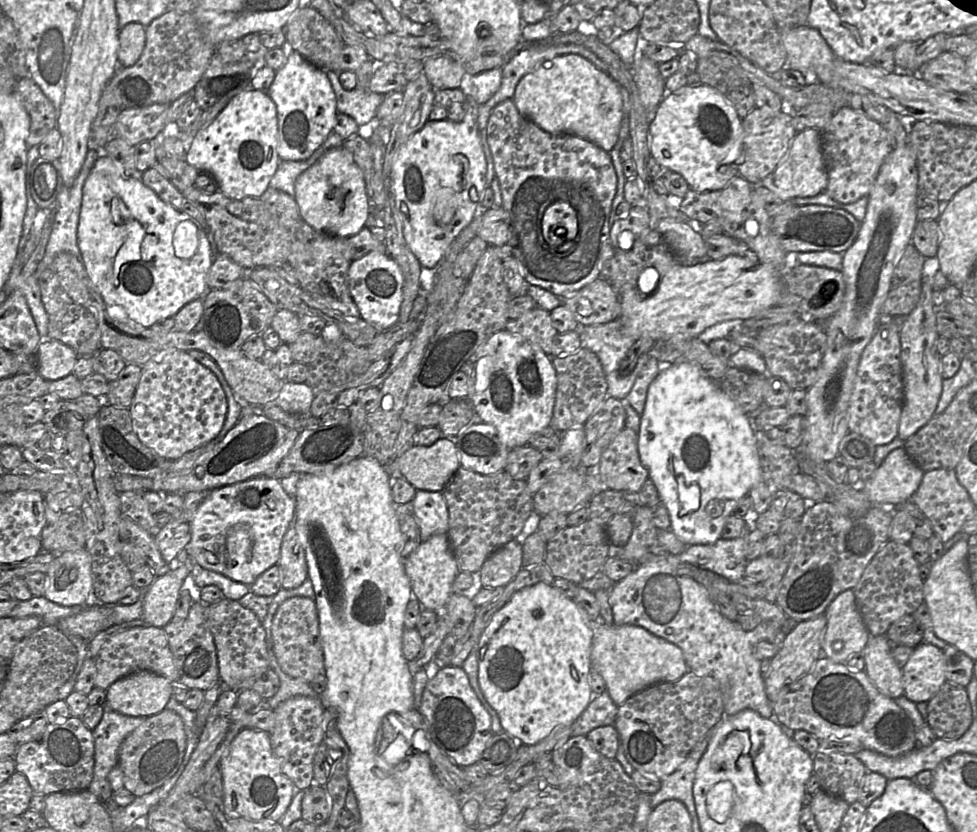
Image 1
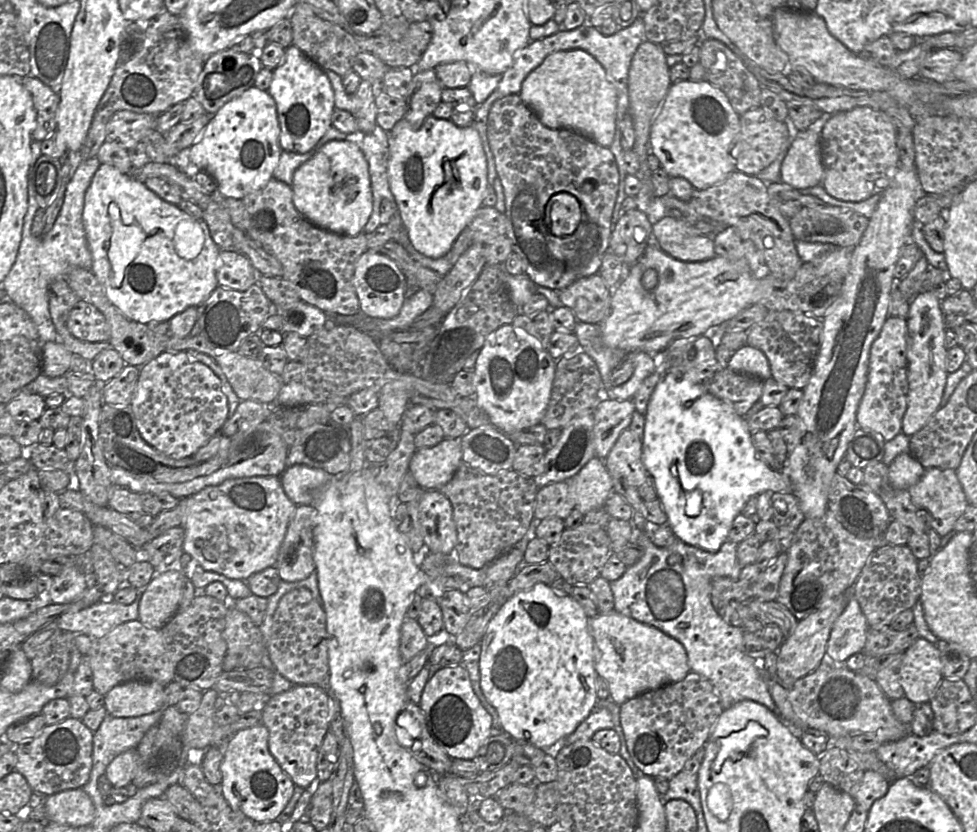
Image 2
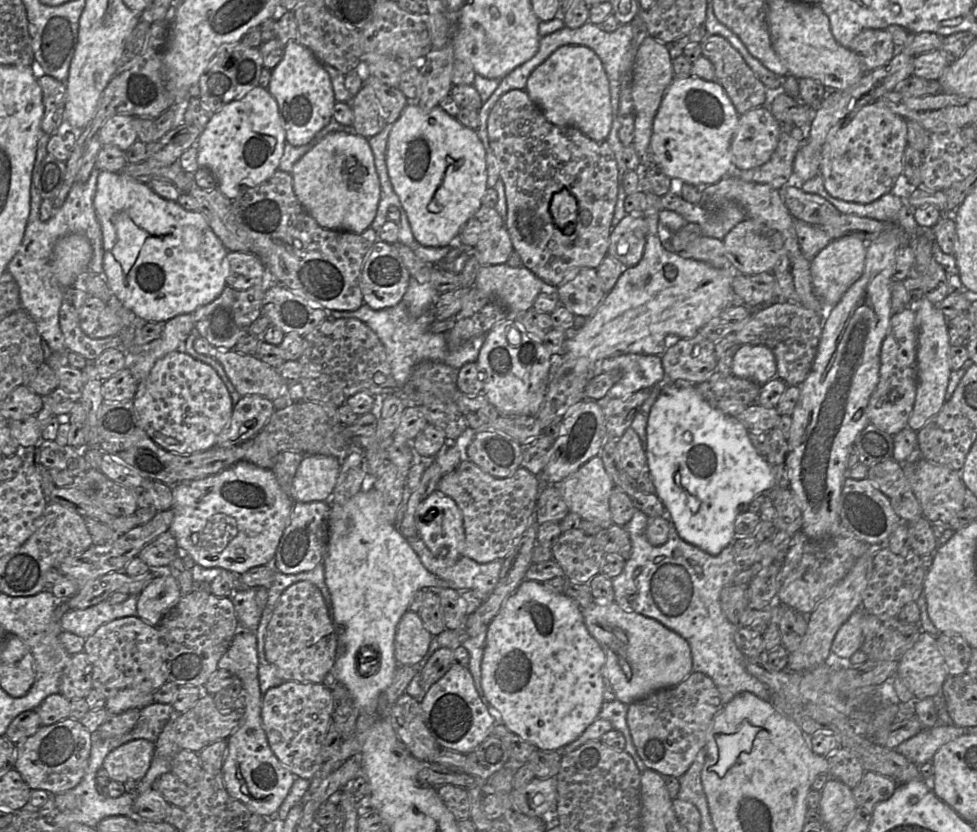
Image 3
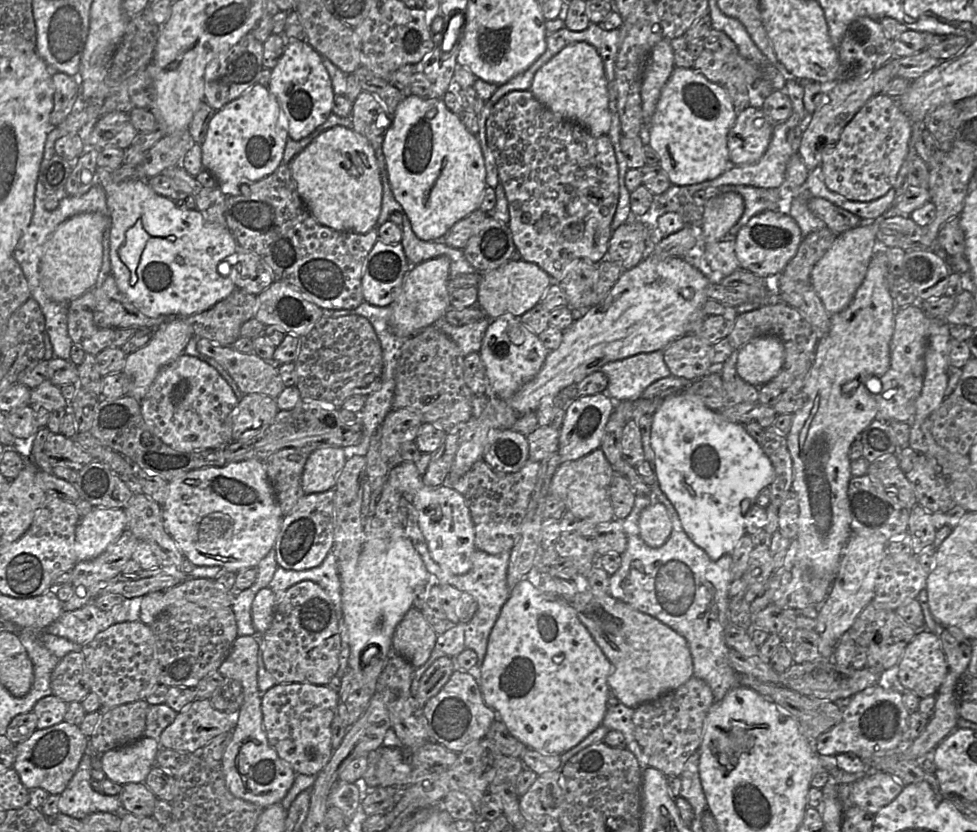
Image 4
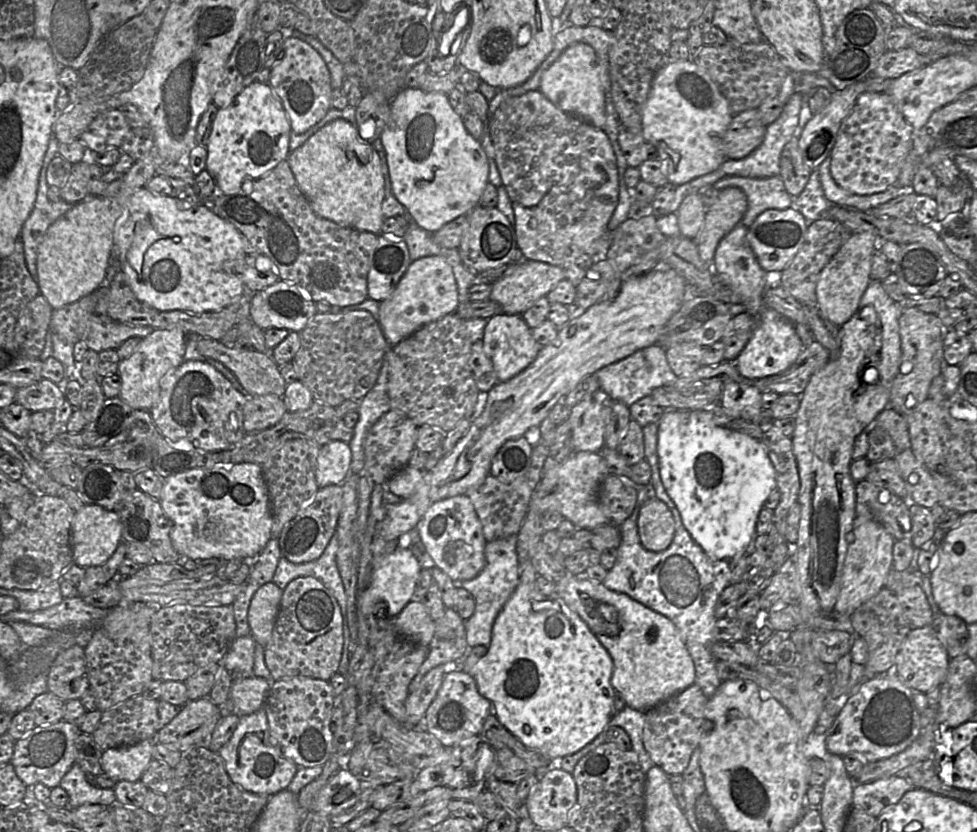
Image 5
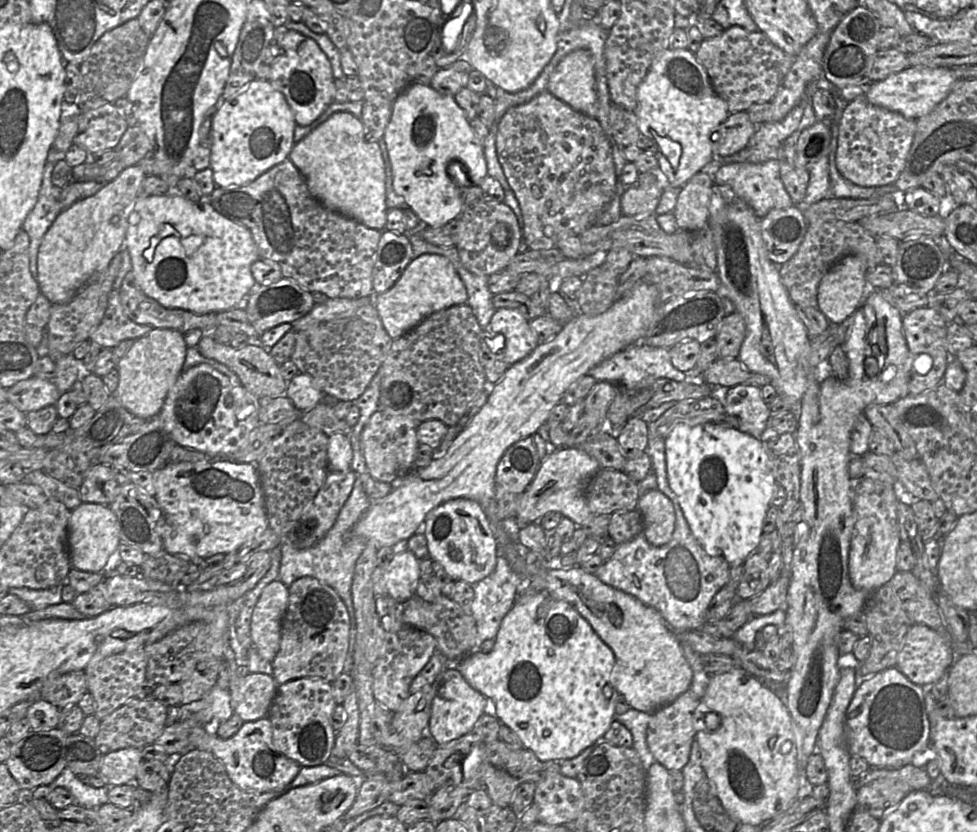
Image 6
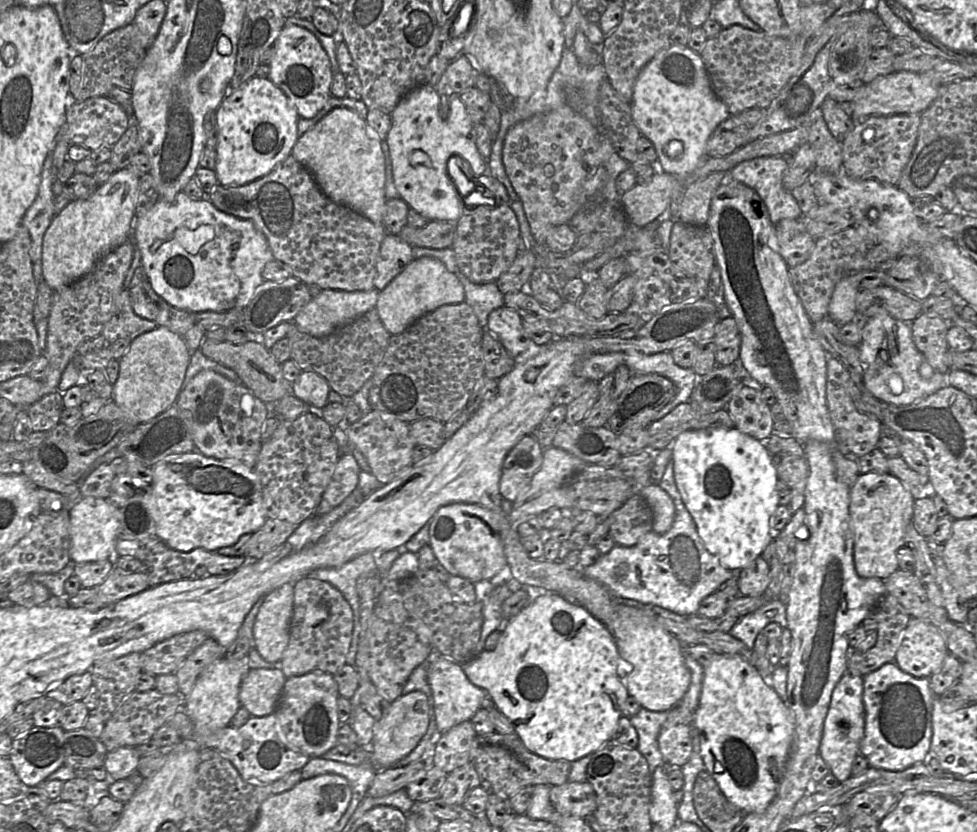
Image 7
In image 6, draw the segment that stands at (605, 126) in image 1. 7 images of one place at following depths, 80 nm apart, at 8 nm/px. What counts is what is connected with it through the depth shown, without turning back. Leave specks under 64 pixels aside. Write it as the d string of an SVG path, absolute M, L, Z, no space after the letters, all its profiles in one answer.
M578 49L566 55L550 74L547 91L574 110L596 118L596 78L590 53Z

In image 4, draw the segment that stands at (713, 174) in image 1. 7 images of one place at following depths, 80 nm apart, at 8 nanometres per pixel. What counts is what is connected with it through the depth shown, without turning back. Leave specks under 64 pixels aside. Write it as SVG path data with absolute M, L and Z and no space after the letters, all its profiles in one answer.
M675 67L661 91L648 129L648 145L659 157L659 164L673 185L690 185L712 180L733 166L729 159L727 138L737 113L726 90L709 81L693 68Z

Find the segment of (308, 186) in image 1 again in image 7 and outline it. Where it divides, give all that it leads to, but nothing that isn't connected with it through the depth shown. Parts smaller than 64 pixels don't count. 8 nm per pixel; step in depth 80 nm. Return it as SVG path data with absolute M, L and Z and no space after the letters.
M336 107L298 137L291 155L312 173L328 198L383 224L385 163L380 142L356 112Z

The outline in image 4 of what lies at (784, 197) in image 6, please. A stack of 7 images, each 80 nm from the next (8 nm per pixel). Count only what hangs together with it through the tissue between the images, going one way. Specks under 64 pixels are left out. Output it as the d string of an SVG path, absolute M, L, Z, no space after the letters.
M722 185L709 187L711 197L725 192L736 192L743 197L744 212L739 221L734 225L724 238L735 238L737 232L748 223L756 214L765 210L777 210L780 207L780 187L761 188L745 185Z

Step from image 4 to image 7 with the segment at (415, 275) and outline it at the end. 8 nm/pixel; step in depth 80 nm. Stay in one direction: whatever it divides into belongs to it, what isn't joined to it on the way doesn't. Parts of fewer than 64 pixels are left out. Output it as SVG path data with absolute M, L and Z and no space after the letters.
M423 256L413 259L381 291L375 309L385 327L392 335L404 332L426 313L446 304L459 304L465 301L464 287L455 274L437 258Z

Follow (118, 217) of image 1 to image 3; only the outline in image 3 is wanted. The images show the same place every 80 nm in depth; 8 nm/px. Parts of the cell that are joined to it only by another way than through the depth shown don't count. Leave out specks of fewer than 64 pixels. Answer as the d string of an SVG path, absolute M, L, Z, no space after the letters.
M118 172L98 175L94 209L103 236L103 275L124 307L147 322L167 322L171 318L194 313L214 301L227 286L222 261L228 253L203 214L187 211L177 202L156 194L141 183Z

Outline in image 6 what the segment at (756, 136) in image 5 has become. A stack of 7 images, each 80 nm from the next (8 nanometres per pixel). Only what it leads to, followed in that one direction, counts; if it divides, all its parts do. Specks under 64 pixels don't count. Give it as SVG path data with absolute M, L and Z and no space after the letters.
M747 111L730 113L713 134L714 158L733 156L745 149L757 130Z

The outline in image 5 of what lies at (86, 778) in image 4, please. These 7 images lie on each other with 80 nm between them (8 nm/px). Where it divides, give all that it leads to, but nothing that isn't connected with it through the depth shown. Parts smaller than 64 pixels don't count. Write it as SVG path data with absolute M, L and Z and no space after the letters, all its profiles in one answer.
M73 764L59 784L68 794L68 808L75 809L84 804L112 806L118 804L113 789L98 788L86 780L86 773L78 764Z

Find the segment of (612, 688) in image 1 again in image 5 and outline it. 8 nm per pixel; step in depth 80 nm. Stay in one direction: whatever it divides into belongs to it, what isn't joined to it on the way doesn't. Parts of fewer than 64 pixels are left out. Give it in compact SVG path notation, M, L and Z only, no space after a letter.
M572 576L558 597L579 615L609 653L613 662L611 684L628 707L647 711L695 683L695 666L684 636L665 616L588 578Z

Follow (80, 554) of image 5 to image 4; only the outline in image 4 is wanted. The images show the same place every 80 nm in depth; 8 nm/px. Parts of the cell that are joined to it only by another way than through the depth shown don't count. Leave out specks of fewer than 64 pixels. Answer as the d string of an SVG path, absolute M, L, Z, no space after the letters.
M93 508L76 529L75 552L78 561L98 557L127 529L124 509Z

